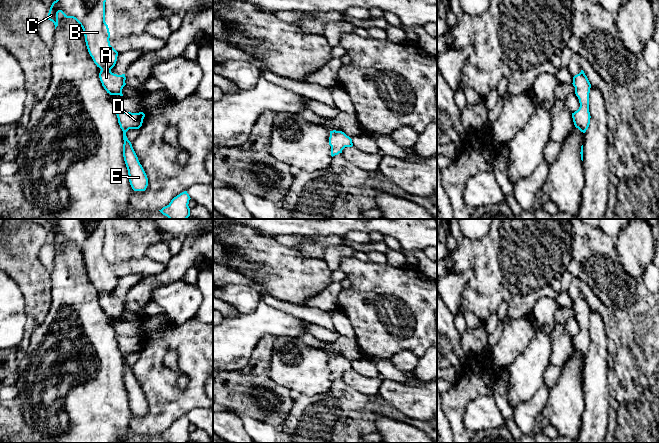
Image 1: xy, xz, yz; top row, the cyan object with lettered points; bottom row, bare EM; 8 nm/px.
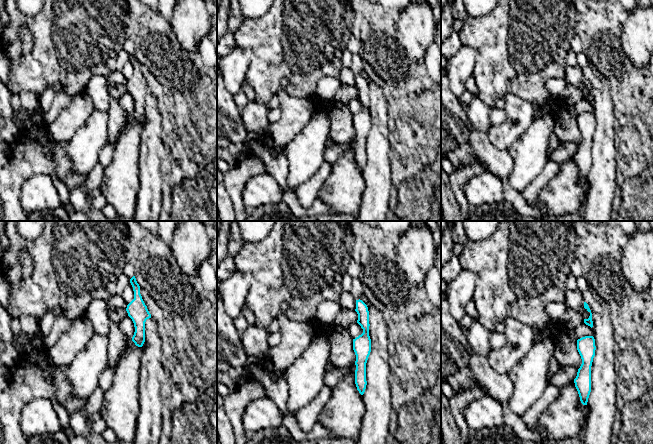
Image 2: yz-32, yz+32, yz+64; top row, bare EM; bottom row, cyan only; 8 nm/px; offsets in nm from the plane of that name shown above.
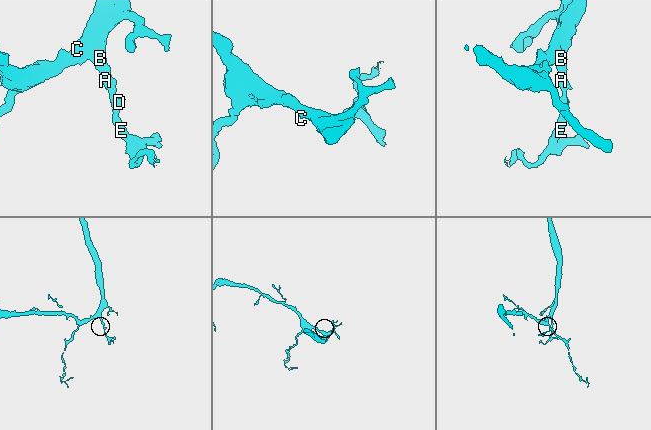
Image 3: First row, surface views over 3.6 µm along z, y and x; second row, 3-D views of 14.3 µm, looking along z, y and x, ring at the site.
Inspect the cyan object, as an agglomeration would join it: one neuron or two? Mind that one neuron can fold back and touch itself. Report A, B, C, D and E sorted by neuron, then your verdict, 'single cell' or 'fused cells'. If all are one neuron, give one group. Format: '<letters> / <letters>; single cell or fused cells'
A B C D E; single cell

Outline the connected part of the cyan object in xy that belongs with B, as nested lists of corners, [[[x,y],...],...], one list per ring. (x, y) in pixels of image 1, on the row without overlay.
[[[58,219],[48,237],[55,253],[58,250],[58,237],[75,243],[83,253],[85,266],[94,287],[101,293],[99,302],[110,319],[122,318],[126,309],[125,298],[111,296],[117,285],[118,276],[110,269],[110,256],[105,246],[106,219]]]

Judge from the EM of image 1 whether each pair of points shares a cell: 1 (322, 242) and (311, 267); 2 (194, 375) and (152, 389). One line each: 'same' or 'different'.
1: different
2: same

